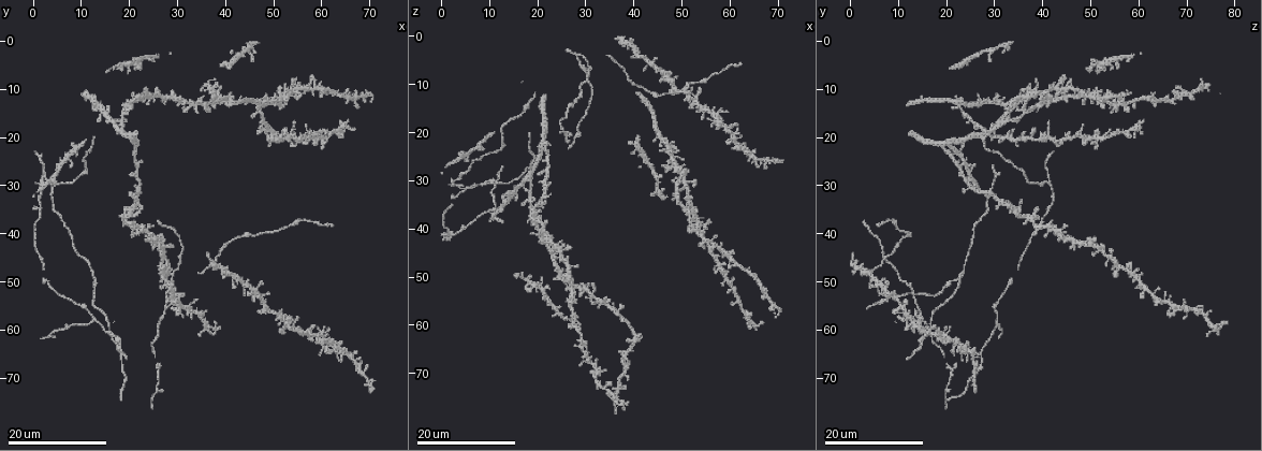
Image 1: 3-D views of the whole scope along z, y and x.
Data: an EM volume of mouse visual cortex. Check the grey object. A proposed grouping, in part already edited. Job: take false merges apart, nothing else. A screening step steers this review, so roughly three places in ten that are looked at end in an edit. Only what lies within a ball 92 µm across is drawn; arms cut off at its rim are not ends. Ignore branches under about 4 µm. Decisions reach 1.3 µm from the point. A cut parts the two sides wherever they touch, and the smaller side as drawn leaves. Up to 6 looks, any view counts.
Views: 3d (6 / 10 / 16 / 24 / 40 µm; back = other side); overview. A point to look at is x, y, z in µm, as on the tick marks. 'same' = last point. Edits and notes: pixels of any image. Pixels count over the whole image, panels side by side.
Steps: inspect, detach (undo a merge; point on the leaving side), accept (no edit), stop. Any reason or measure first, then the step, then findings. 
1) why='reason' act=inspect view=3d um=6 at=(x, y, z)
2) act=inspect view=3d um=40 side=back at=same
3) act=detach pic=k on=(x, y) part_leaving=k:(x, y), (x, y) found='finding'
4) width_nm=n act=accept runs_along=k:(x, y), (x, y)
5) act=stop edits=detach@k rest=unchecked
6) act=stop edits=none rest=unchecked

why='three-way junction' act=inspect view=3d um=24 at=(12.5, 58.0, 31.0)

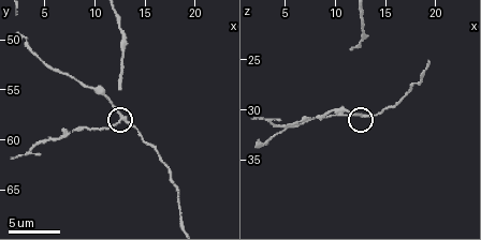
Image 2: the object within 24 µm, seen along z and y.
act=inspect view=3d um=6 at=(12.8, 57.8, 30.8)

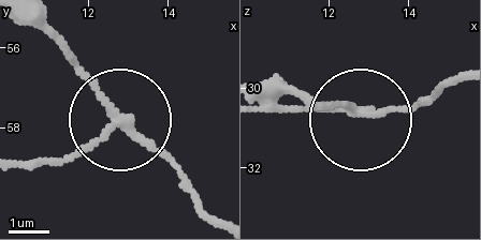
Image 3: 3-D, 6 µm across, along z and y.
side_arm_um=13 act=detach pic=3 on=(56, 165) part_leaving=3:(106, 126), (69, 154), (17, 158) found='a second cell is stuck on'

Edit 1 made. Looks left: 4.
act=inspect view=overview

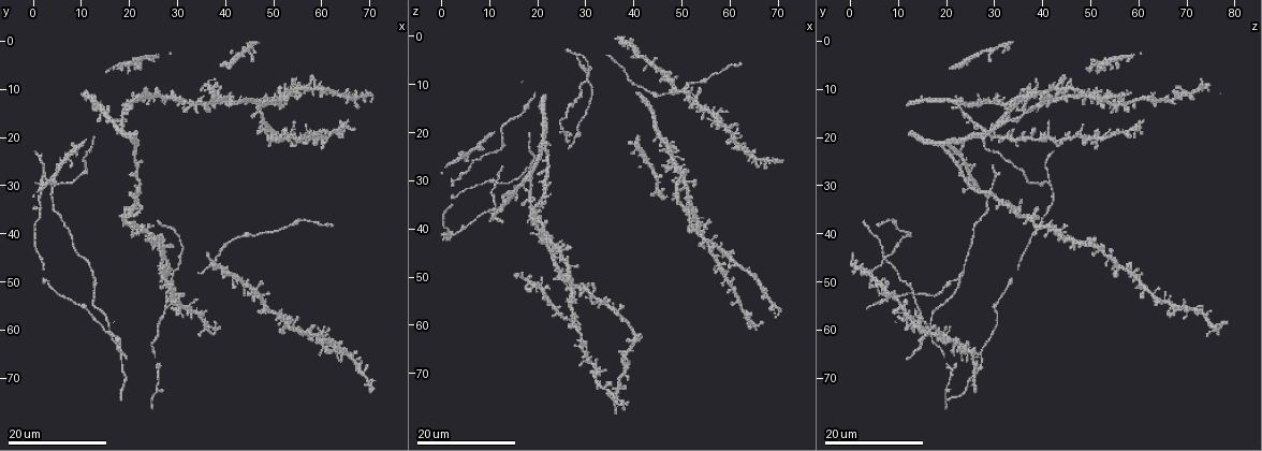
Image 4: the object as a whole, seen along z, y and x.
why='four arms meet' act=inspect view=3d um=24 at=(2.0, 30.0, 41.5)

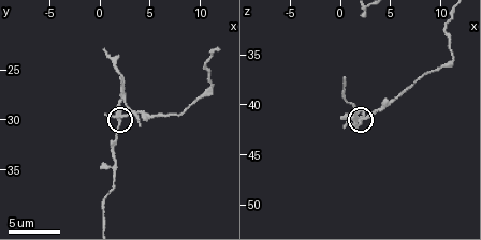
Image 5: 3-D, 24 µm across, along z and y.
act=inspect view=3d um=10 at=(2.2, 29.4, 41.2)

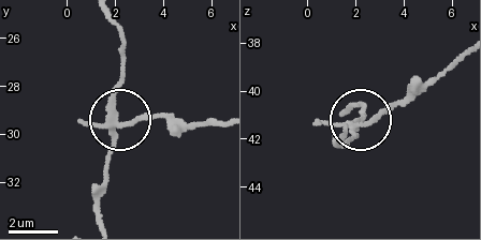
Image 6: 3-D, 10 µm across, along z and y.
act=inspect view=3d um=6 at=(2.3, 29.5, 41.4)

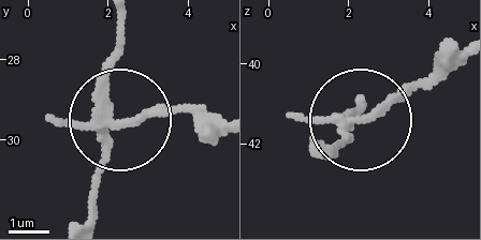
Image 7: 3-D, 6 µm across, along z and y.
width_nm=220 act=detach pic=7 on=(158, 115) found='a second cell is stuck on'

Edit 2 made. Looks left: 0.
act=stop edits=detach@3,detach@7 rest=unchecked

